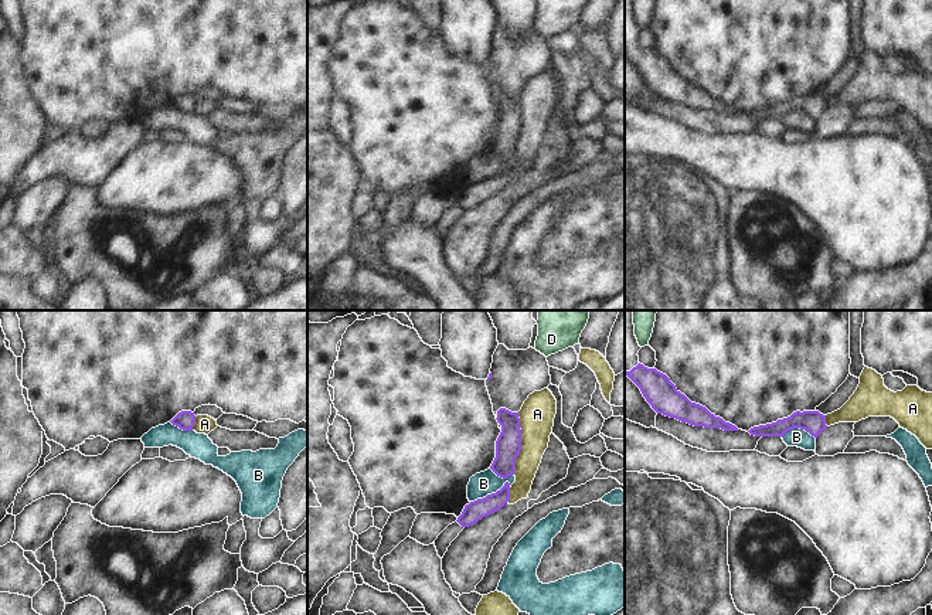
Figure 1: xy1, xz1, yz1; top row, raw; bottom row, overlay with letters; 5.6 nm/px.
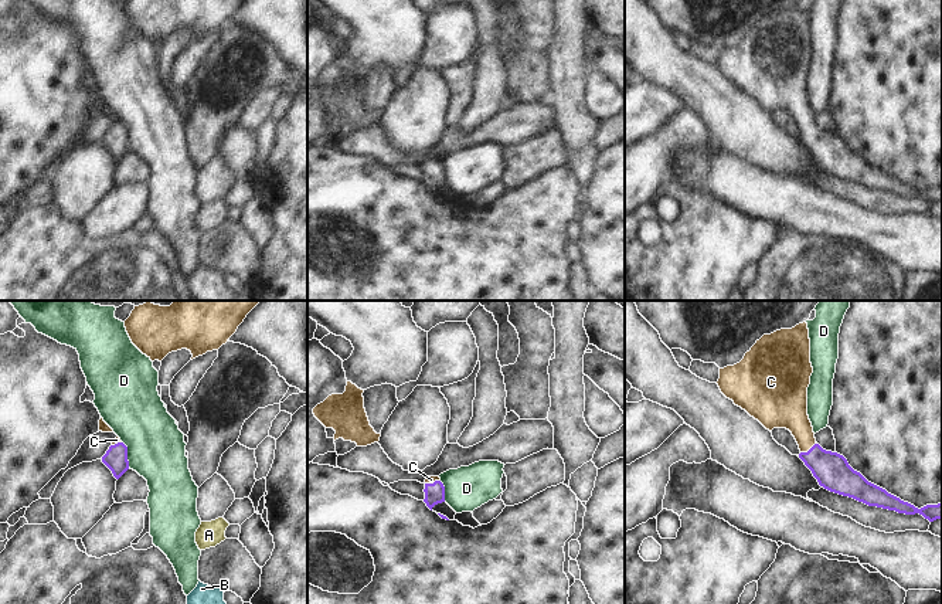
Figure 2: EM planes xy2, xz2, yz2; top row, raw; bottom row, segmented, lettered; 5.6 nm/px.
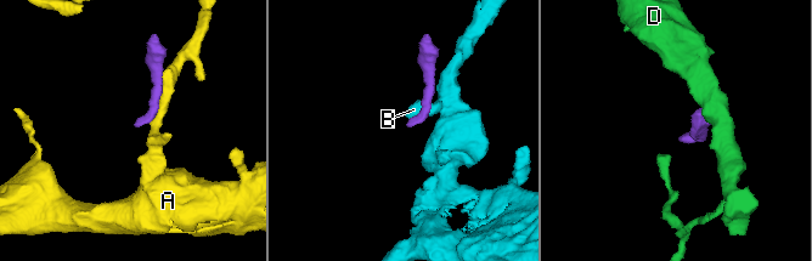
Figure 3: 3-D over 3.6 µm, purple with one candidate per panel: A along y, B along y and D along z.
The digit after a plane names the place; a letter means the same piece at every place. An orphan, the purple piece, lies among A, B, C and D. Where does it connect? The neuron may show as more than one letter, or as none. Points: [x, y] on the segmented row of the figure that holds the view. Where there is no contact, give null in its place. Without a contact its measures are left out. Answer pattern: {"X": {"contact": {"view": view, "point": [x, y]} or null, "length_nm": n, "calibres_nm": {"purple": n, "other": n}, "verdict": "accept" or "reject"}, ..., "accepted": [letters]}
{"A": {"contact": {"view": "xz1", "point": [520, 444]}, "length_nm": 360, "calibres_nm": {"purple": 140, "other": 200}, "verdict": "reject"}, "B": {"contact": {"view": "xz1", "point": [493, 493]}, "length_nm": 300, "calibres_nm": {"purple": 120, "other": 140}, "verdict": "reject"}, "C": {"contact": {"view": "yz2", "point": [809, 450]}, "length_nm": 110, "calibres_nm": {"purple": 200, "other": 200}, "verdict": "accept"}, "D": {"contact": {"view": "xy2", "point": [126, 454]}, "length_nm": 160, "calibres_nm": {"purple": 130, "other": 340}, "verdict": "reject"}, "accepted": ["C"]}

